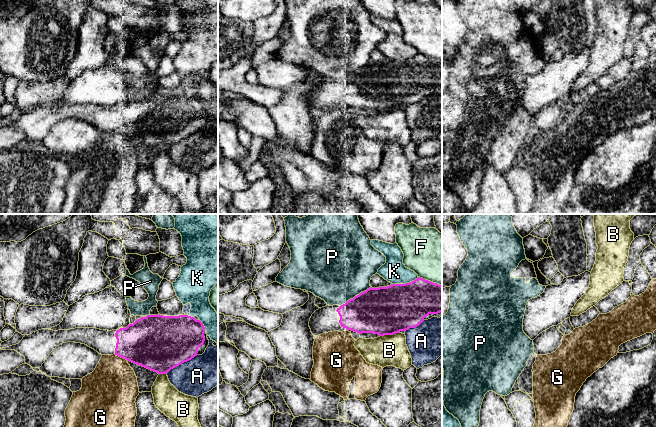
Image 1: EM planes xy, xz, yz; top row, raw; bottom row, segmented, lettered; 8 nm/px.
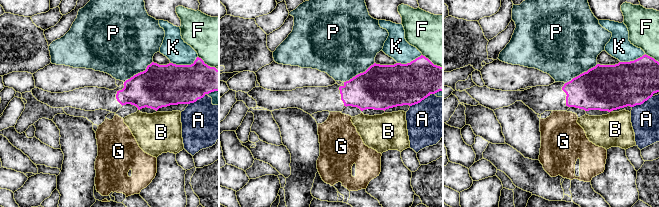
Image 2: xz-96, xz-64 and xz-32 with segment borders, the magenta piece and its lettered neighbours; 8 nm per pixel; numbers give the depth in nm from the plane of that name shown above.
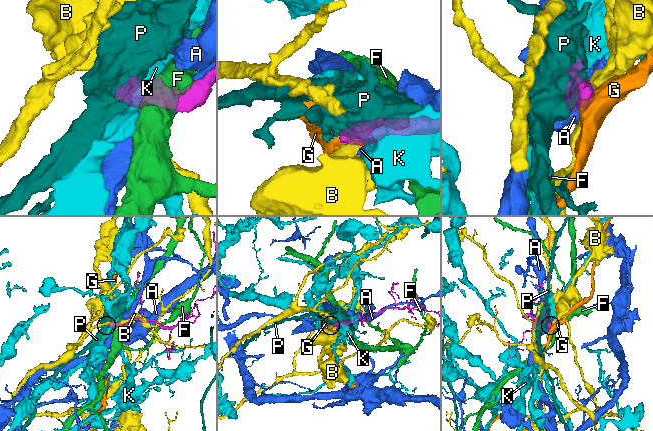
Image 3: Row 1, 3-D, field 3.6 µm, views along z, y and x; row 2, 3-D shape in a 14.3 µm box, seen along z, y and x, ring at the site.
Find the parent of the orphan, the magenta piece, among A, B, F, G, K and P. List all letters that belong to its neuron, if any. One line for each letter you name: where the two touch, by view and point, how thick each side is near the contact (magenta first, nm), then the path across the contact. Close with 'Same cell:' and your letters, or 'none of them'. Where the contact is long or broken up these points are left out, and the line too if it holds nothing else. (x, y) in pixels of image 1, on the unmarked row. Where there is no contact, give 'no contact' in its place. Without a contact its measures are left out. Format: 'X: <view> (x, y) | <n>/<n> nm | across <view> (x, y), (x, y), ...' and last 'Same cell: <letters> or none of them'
Same cell: none of them

